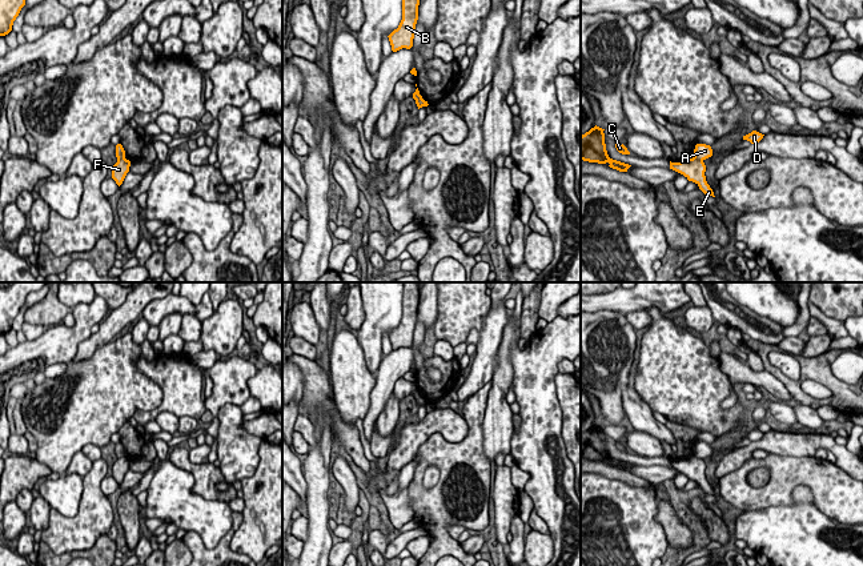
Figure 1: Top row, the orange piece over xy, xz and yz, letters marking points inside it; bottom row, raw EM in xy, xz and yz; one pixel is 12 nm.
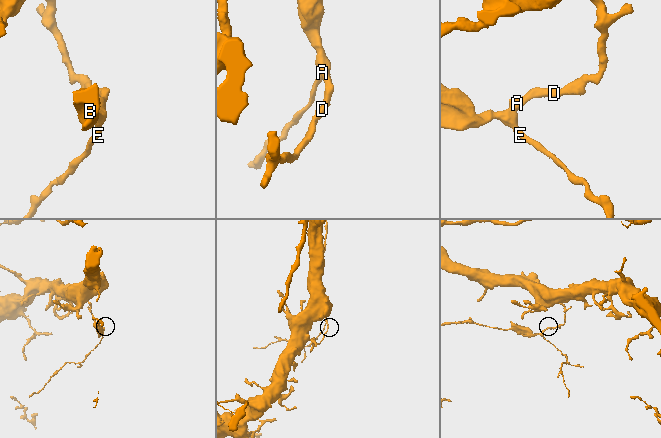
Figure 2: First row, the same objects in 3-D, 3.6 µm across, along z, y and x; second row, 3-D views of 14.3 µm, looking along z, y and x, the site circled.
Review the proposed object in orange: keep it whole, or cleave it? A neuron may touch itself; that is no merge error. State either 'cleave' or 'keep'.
cleave

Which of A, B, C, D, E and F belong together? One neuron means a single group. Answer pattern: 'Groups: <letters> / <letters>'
Groups: A D / B C E F

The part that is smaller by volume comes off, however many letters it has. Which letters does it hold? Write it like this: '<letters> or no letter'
B, C, E, F

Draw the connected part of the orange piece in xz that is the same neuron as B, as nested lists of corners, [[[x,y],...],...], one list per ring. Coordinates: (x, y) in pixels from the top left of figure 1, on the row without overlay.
[[[402,282],[402,318],[388,336],[392,349],[410,348],[418,318],[420,289],[417,282]]]

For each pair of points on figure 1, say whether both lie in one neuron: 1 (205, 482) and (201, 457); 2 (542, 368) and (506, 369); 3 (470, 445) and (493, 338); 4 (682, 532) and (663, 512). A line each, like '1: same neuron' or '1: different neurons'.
1: different neurons
2: different neurons
3: different neurons
4: same neuron

